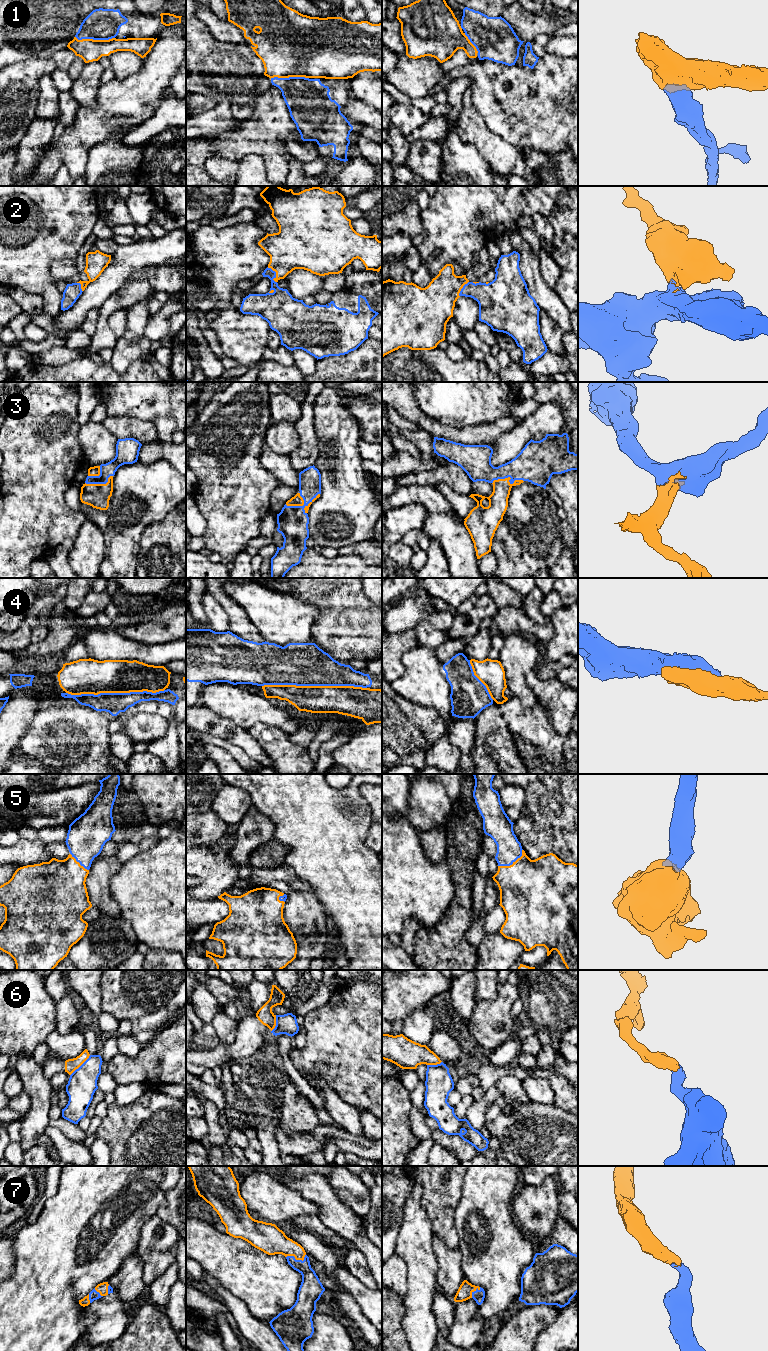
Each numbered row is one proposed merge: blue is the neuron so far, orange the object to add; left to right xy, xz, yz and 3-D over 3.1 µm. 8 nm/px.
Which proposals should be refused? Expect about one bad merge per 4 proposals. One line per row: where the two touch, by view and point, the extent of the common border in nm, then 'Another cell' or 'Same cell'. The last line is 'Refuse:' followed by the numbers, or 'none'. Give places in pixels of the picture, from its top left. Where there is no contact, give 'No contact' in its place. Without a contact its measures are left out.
1: Touches blue at xy (95, 39). Shared border 320 nm. Same cell
2: Touches blue at xz (275, 273). Shared border 150 nm. Same cell
3: Touches blue at xz (303, 505). Shared border 300 nm. Same cell
4: Touches blue at xz (314, 685). Shared border 850 nm. Same cell
5: Touches blue at yz (512, 863). Shared border 240 nm. Same cell
6: Touches blue at xy (81, 1065). Shared border 240 nm. Another cell
7: Touches blue at xz (297, 1260). Shared border 160 nm. Same cell
Refuse: 6

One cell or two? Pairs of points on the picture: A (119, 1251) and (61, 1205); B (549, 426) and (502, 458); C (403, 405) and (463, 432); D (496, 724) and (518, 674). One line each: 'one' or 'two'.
A: one
B: one
C: one
D: two

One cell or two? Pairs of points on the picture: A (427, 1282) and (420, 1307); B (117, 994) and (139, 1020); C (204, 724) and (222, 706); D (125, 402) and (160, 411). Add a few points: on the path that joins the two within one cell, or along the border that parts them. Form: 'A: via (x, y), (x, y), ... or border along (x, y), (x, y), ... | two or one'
A: via (421, 1288), (420, 1301) | one
B: via (123, 1000), (137, 1014) | one
C: border along (200, 702), (235, 724) | two
D: via (134, 402), (144, 402), (151, 407) | one

